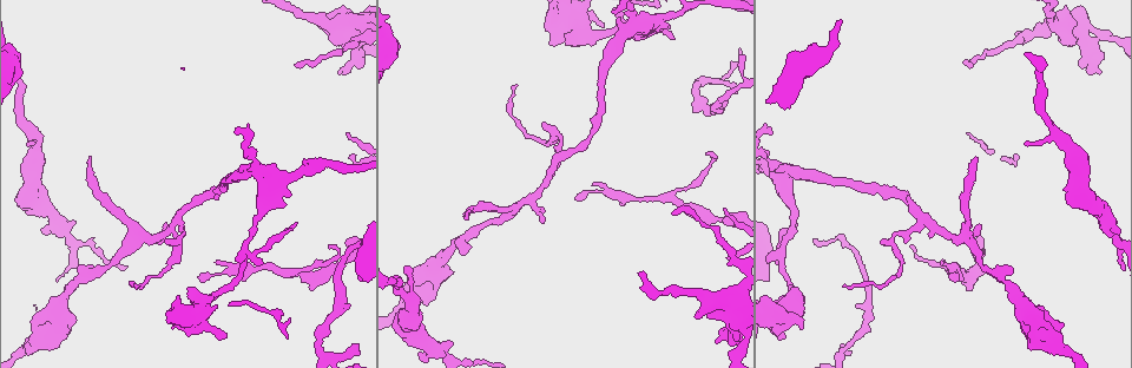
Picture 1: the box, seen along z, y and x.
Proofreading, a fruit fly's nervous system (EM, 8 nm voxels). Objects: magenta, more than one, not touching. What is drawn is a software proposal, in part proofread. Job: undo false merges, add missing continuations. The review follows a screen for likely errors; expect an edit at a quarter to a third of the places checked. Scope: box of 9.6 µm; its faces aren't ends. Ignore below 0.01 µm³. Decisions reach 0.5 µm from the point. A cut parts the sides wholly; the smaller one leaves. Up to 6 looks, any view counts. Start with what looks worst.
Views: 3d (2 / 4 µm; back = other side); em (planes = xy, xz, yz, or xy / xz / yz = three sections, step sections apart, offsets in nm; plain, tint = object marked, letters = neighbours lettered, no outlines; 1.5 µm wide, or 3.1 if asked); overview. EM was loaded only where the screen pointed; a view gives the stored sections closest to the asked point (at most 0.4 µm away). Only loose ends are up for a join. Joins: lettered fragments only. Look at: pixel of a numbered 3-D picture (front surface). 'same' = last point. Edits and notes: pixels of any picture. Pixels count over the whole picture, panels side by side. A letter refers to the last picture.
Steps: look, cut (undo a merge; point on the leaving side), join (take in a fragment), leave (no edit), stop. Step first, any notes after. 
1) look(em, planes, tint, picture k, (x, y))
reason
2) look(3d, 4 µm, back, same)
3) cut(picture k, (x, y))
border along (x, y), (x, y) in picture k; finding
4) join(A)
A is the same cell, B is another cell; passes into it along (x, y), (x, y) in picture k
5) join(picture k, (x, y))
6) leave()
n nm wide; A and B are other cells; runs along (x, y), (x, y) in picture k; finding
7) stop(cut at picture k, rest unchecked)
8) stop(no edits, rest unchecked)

look(3d, 4 µm, picture 1, (339, 71))
free end

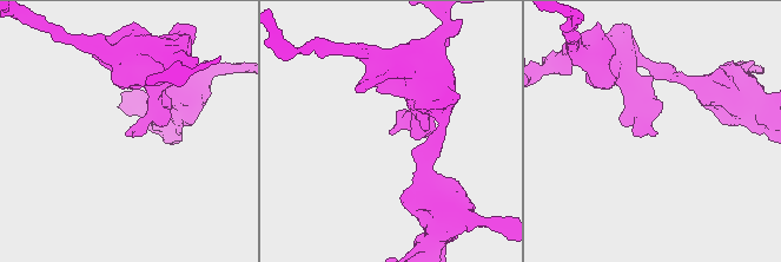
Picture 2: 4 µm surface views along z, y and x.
look(em, planes, letters, picture 2, (128, 134))
shape alone is not enough

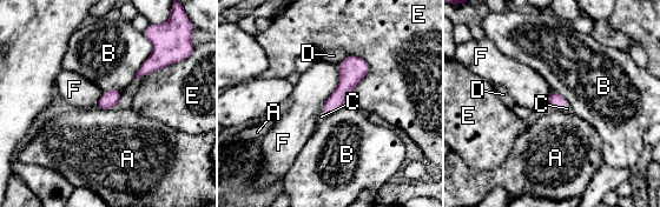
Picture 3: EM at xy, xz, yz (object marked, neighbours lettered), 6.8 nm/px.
join(C)
C is the same cell, A, B, D, E and F are other cells; passes into it along (347, 84), (324, 112), (321, 117) in picture 3; it goes on there

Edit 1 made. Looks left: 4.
look(em, xz, step 8, tint, picture 1, (971, 66))
free end

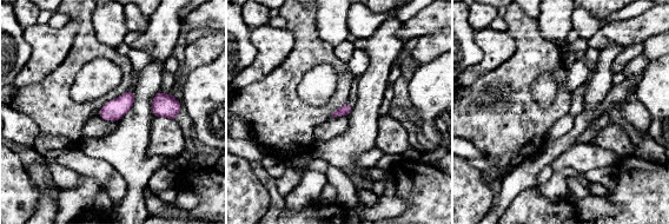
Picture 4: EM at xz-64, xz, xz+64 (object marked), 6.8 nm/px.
look(em, planes, tint, same)
another direction

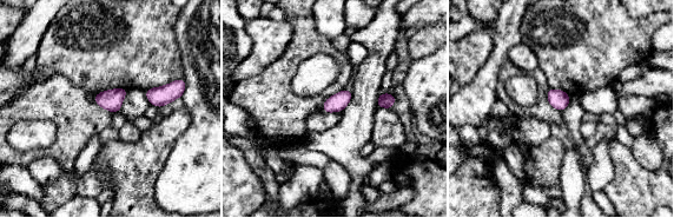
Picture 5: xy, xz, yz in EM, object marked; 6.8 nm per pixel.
look(em, planes, letters, same)
what lies round it

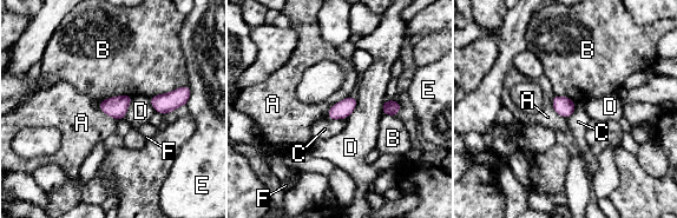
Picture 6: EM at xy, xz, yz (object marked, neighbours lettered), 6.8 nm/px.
leave()
B touches over 280 nm; A, B, C, D, E and F are other cells; border along (349, 94), (336, 101), (326, 117) in picture 6; none of them fits

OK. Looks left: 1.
stop(join at picture 3, rest unchecked)

